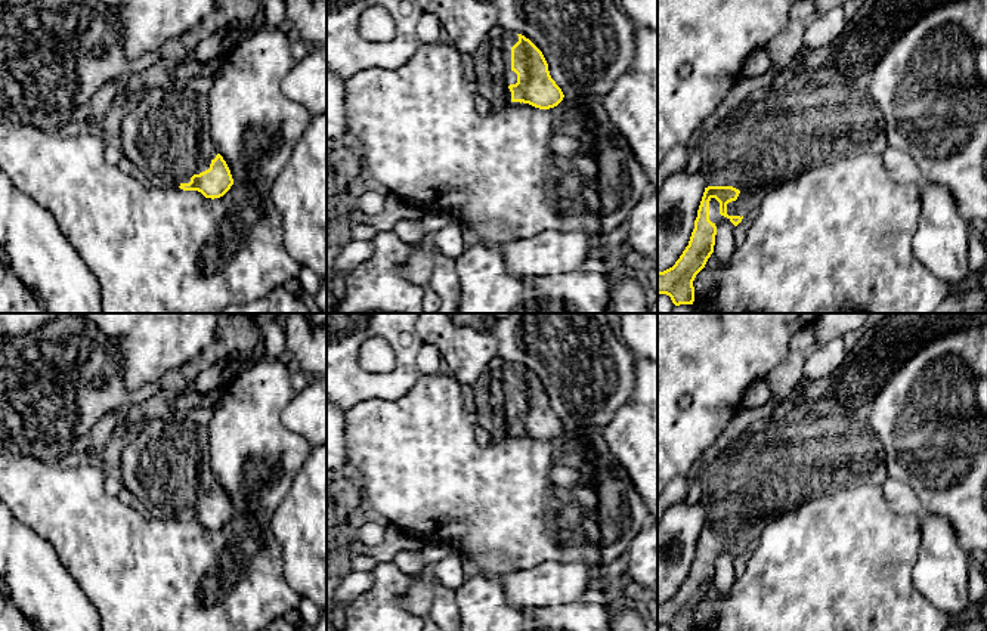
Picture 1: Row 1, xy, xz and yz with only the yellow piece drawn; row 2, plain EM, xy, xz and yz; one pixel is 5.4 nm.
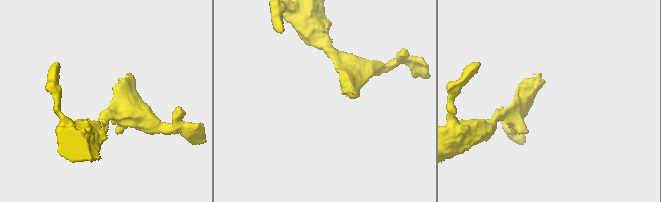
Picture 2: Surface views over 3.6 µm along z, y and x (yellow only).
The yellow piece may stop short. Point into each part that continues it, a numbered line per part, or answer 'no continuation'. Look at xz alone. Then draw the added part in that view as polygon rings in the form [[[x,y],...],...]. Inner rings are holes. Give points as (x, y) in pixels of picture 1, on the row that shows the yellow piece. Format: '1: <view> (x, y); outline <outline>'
1: xz (494, 59); outline [[[496,25],[492,28],[480,50],[474,53],[479,71],[479,93],[496,102],[516,103],[511,100],[510,84],[517,83],[517,74],[511,69],[511,47],[519,41],[517,33],[505,31]]]

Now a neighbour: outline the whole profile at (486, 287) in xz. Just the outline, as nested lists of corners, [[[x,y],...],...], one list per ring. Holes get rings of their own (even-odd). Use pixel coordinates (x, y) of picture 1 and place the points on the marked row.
[[[480,242],[455,260],[461,284],[458,313],[609,313],[616,278],[597,272],[570,272],[545,278],[516,276],[507,270],[501,248]]]

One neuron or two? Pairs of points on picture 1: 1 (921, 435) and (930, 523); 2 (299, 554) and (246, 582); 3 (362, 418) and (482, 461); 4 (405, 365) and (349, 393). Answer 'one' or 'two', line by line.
1: two
2: two
3: one
4: one

